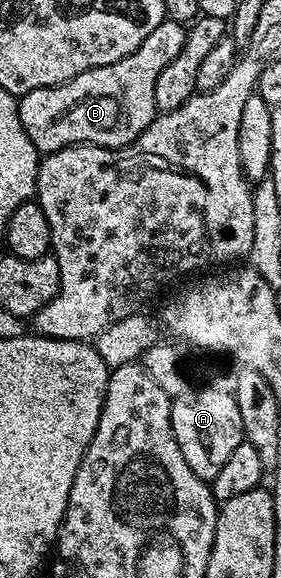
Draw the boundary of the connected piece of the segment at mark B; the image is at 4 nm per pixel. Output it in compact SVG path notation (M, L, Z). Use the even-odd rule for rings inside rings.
M165 18L161 24L154 26L154 30L150 30L150 34L146 34L142 46L138 46L138 50L134 50L126 58L101 68L87 68L85 72L70 78L64 84L30 90L25 96L19 97L20 121L30 142L34 142L36 151L47 154L69 148L71 144L97 144L99 148L125 148L128 144L136 143L137 138L147 130L150 122L158 115L154 102L154 82L158 82L158 74L162 74L162 69L169 62L174 62L178 50L182 50L185 31L185 25Z

